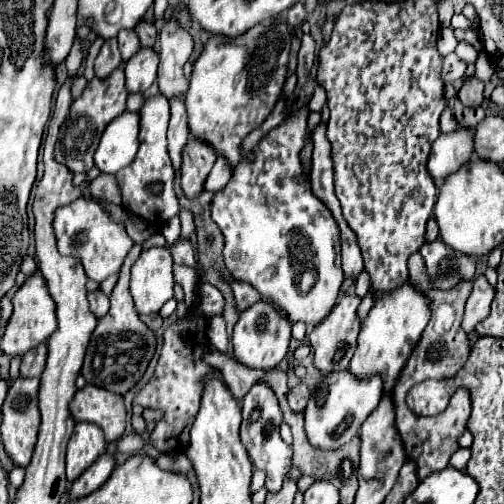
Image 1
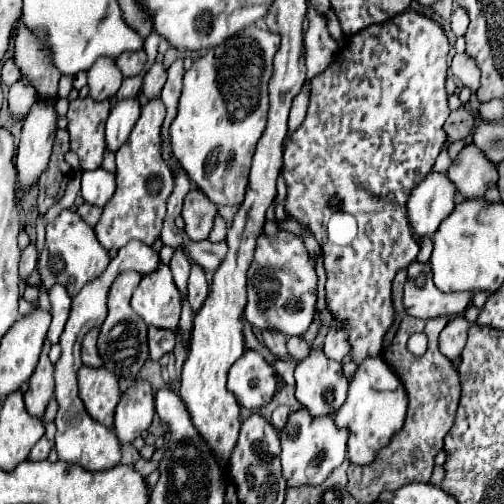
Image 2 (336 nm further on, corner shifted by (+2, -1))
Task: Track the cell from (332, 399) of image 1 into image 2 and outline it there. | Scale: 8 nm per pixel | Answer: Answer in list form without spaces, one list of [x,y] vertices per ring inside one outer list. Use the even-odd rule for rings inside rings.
[[[299,409],[289,415],[289,421],[279,433],[279,437],[281,437],[283,477],[289,487],[321,485],[331,475],[331,471],[345,461],[345,455],[347,455],[345,429],[337,429],[331,417],[313,419],[305,409]]]

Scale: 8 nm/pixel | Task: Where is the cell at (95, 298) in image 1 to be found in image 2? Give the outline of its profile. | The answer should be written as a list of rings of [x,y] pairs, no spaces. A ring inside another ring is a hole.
[[[93,329],[83,339],[83,355],[81,357],[87,367],[103,367],[103,361],[97,353],[97,335],[99,335],[99,329]]]

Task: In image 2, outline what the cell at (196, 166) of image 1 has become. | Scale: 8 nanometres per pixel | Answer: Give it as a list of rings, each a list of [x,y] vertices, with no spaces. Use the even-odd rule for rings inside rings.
[[[193,187],[191,193],[185,195],[183,213],[181,213],[185,219],[185,233],[193,241],[207,239],[213,229],[215,213],[217,213],[217,207],[213,207],[213,203],[209,203],[209,199],[205,199],[205,195],[201,195]]]

